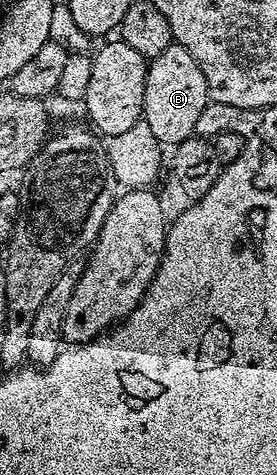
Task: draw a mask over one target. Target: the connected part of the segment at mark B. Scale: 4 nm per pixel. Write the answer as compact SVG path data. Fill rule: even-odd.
M179 45L166 48L148 63L144 86L144 113L142 121L150 125L150 133L162 145L175 145L196 135L195 125L208 103L208 86L198 61Z

